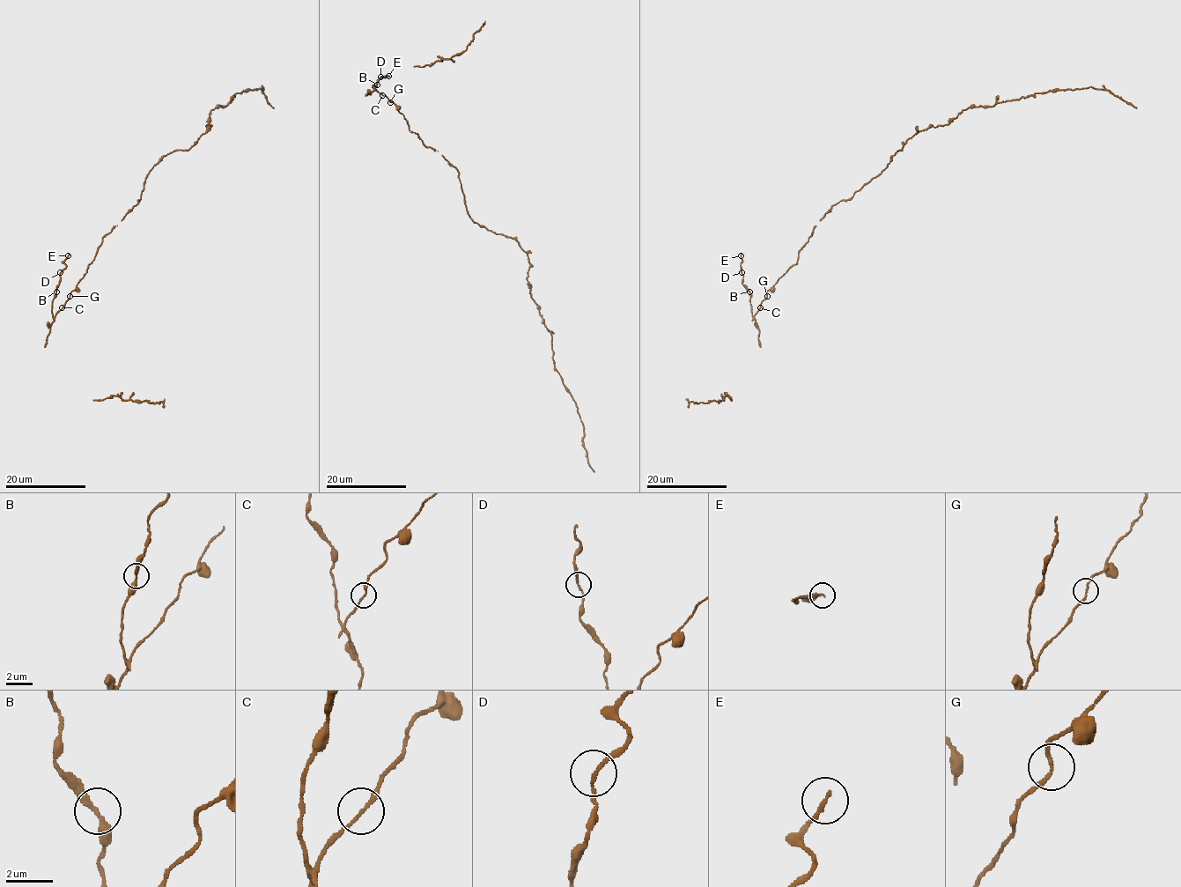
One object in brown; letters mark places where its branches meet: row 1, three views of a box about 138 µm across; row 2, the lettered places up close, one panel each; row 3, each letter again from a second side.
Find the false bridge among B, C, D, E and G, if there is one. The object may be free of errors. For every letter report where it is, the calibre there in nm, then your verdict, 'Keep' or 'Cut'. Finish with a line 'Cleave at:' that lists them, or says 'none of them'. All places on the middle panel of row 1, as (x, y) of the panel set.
B: Place: (377, 85). Thickness 260 nm. Keep
C: Place: (382, 95). Thickness 140 nm. Keep
D: Place: (380, 77). Thickness 150 nm. Keep
E: Place: (388, 76). Thickness 160 nm. Keep
G: Place: (390, 102). Thickness 140 nm. Keep
Cleave at: none of them

